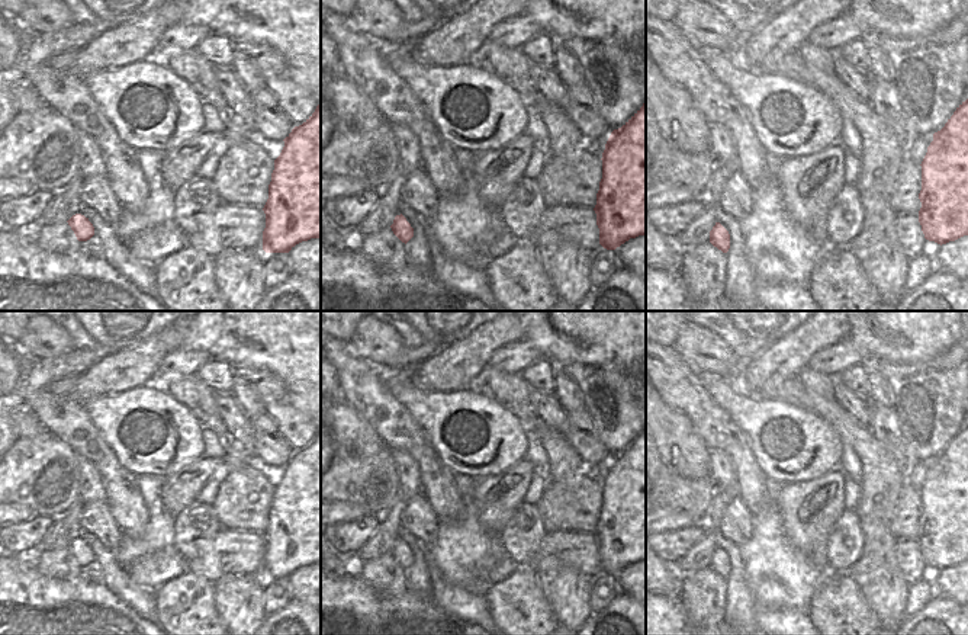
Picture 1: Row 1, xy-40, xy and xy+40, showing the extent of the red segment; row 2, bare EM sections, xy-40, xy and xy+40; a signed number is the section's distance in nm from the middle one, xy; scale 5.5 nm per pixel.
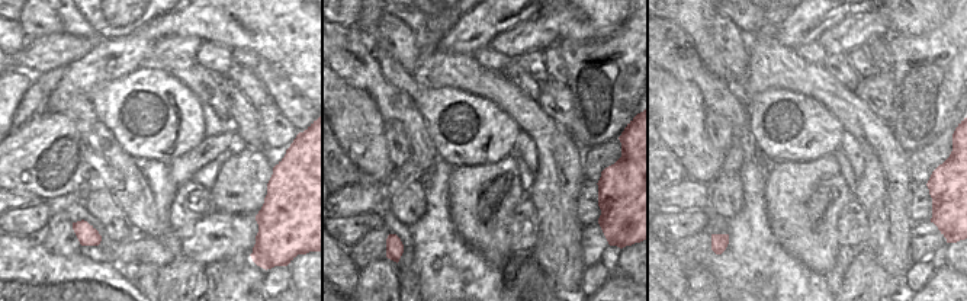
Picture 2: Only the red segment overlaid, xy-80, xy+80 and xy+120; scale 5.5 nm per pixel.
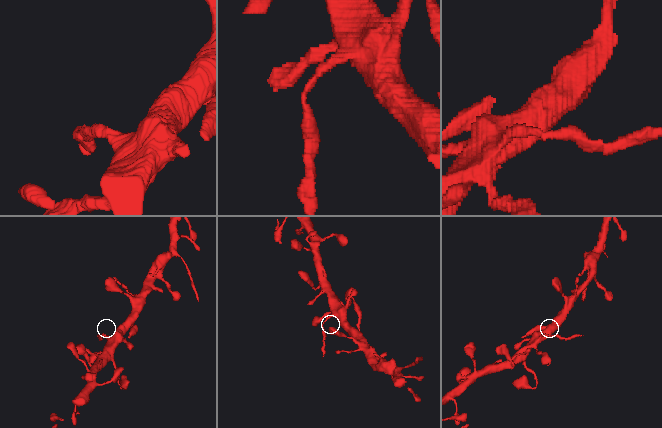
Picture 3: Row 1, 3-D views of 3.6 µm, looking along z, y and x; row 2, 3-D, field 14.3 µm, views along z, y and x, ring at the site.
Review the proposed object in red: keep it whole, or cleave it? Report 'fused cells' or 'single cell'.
fused cells

